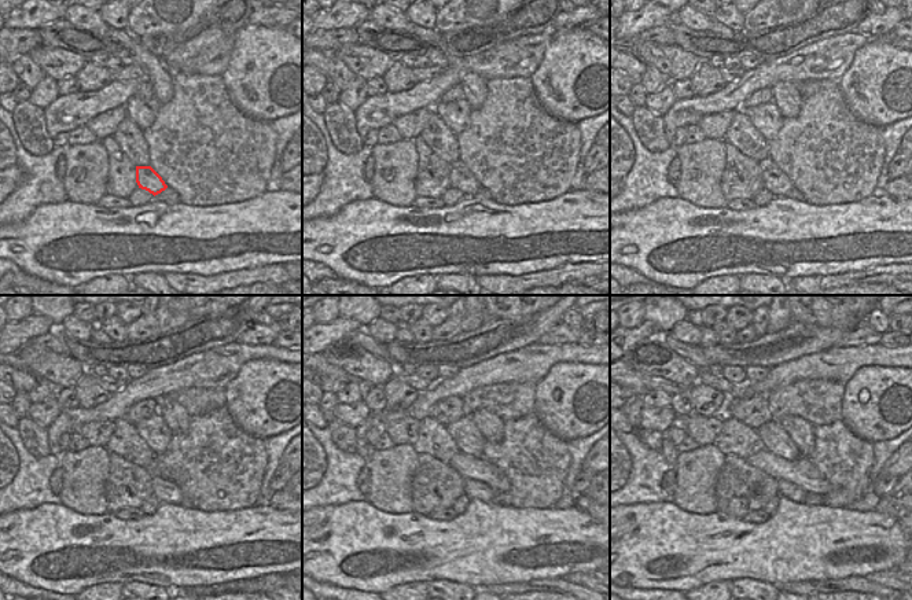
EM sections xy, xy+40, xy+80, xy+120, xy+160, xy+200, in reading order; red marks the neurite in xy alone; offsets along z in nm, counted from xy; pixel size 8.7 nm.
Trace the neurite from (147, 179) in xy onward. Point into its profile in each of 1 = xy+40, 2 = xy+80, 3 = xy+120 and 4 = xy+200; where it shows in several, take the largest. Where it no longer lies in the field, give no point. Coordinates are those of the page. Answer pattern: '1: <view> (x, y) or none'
1: xy+40 (460, 177)
2: xy+80 (773, 179)
3: xy+120 (165, 490)
4: xy+200 (786, 489)

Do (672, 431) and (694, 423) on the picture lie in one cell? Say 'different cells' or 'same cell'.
different cells

